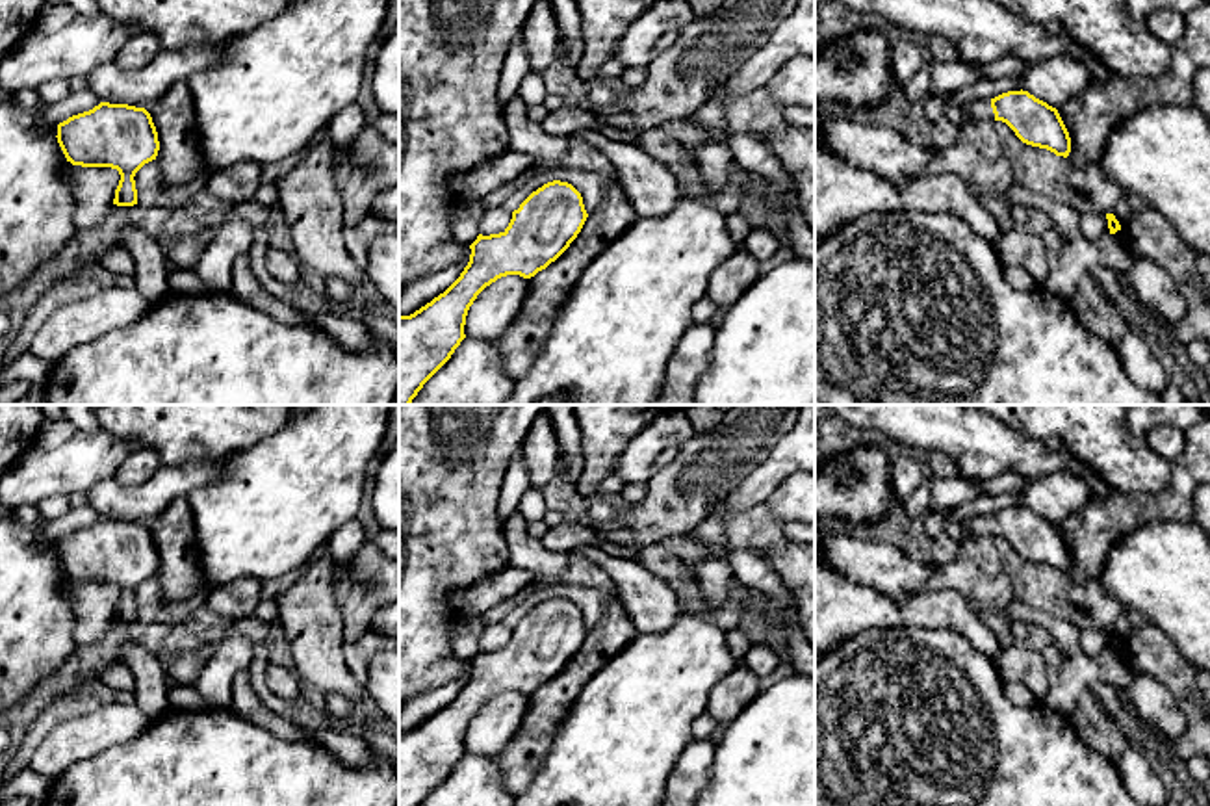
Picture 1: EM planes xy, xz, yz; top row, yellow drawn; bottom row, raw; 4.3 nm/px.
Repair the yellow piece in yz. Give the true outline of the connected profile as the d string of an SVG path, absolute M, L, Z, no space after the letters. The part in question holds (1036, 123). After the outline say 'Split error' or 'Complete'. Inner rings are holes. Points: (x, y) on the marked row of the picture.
M1008 91L991 100L974 100L961 108L963 124L978 119L1006 123L1015 136L1032 147L1047 149L1067 158L1071 152L1069 132L1056 108L1028 91Z. Split error

